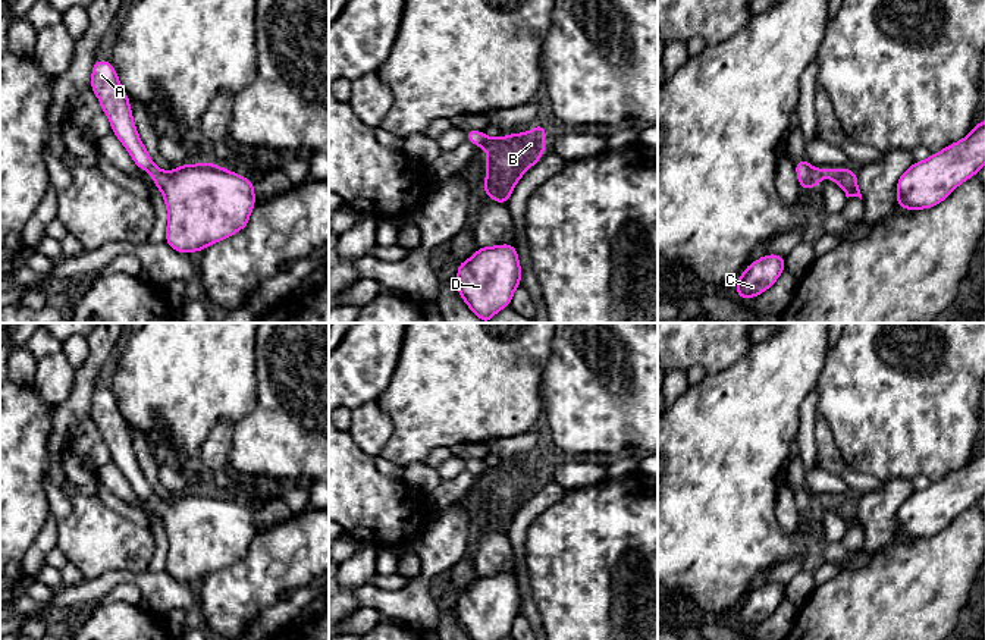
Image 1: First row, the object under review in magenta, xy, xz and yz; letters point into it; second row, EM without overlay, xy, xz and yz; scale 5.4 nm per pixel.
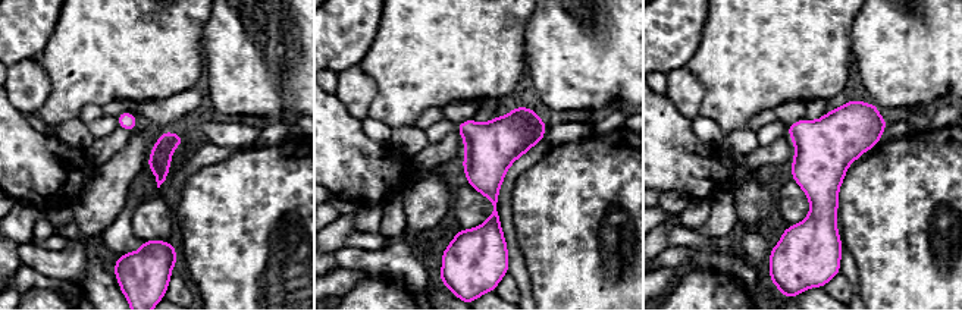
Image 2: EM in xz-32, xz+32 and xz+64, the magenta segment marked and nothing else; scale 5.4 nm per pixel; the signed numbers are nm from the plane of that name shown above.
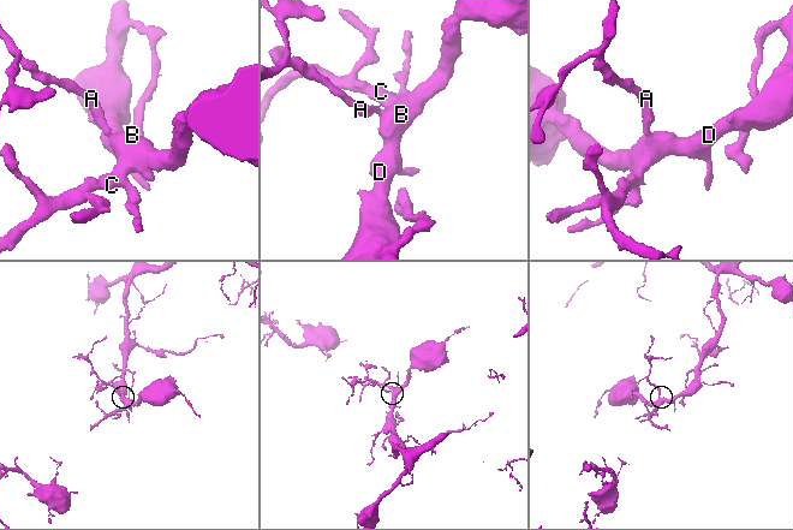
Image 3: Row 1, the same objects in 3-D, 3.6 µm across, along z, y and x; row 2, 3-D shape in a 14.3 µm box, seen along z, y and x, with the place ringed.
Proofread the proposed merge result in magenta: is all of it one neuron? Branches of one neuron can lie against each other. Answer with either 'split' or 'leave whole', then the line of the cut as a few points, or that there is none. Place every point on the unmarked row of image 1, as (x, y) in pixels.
leave whole; no cut

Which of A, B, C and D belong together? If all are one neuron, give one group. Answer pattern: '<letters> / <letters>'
A B C D

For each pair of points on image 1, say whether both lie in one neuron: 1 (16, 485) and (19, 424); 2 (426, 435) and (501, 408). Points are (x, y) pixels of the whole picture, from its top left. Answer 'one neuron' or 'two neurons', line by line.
1: one neuron
2: one neuron

